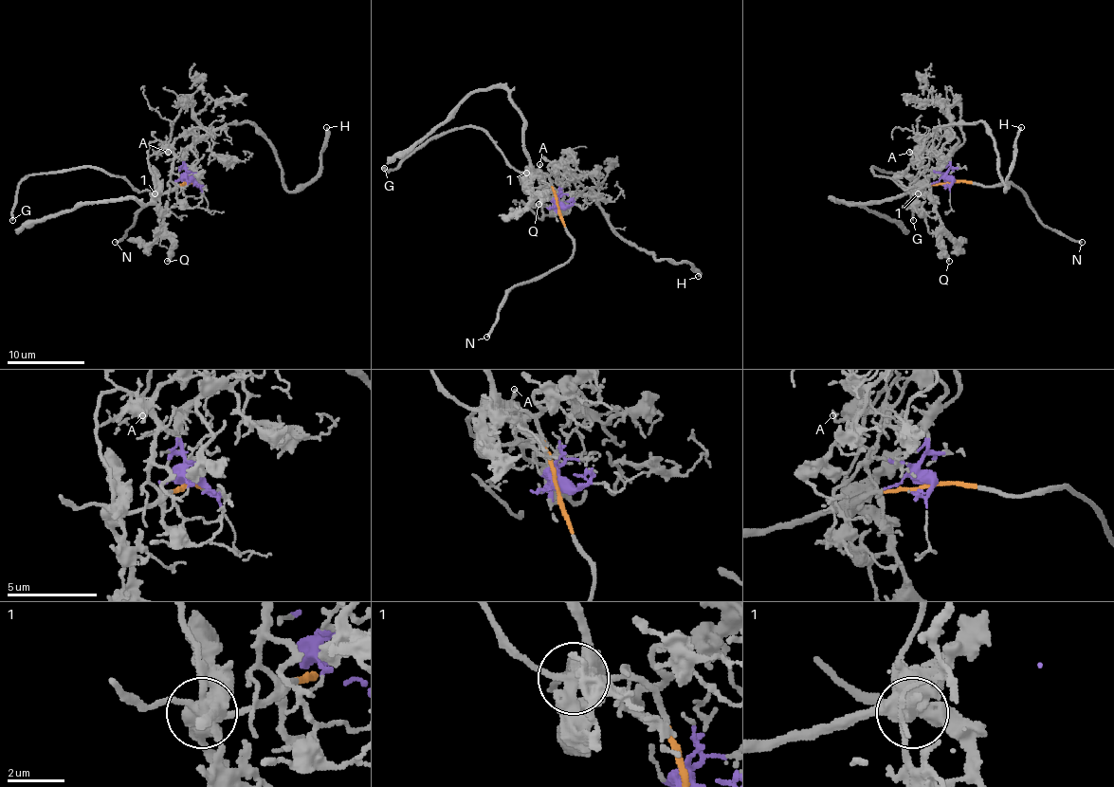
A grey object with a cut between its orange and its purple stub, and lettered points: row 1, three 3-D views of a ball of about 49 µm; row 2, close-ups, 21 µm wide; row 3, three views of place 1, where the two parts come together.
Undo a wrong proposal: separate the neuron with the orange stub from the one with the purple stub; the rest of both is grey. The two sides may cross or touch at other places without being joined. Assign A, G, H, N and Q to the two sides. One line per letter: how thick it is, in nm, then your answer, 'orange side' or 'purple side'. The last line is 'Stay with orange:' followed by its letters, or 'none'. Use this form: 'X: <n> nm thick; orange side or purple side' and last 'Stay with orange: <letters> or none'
A: 190 nm thick; purple side
G: 150 nm thick; orange side
H: 260 nm thick; purple side
N: 200 nm thick; orange side
Q: 300 nm thick; orange side
Stay with orange: G, N, Q

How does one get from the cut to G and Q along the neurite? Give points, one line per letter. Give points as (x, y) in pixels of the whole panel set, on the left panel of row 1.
G: (187, 181), (172, 192), (138, 192), (124, 177), (95, 168), (80, 166), (31, 173), (17, 190), (11, 221)
Q: (187, 181), (172, 192), (159, 193), (155, 201), (165, 234), (172, 240), (172, 256), (167, 262)

